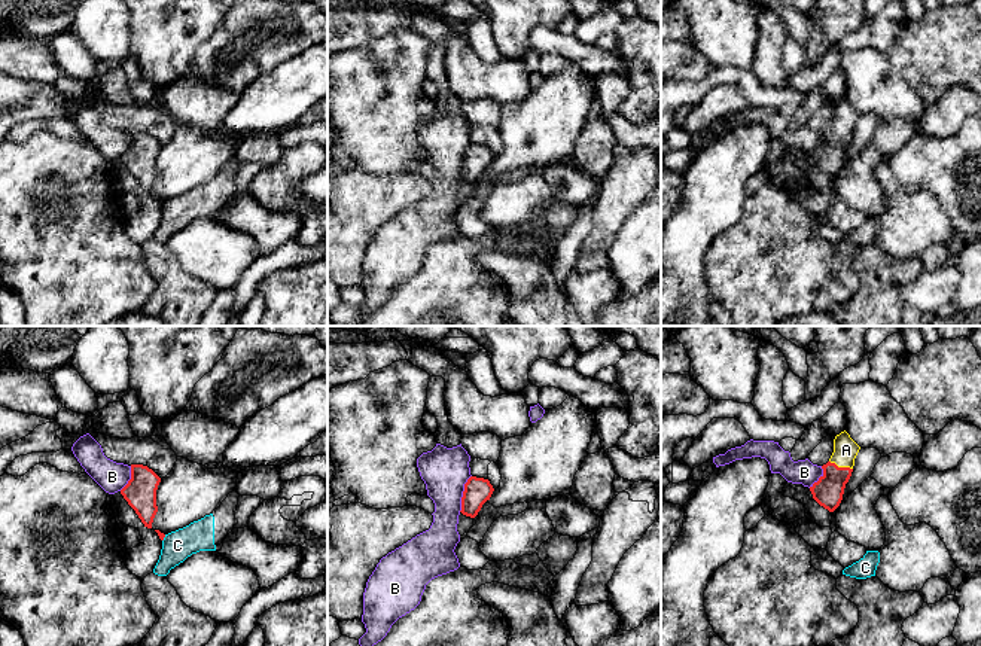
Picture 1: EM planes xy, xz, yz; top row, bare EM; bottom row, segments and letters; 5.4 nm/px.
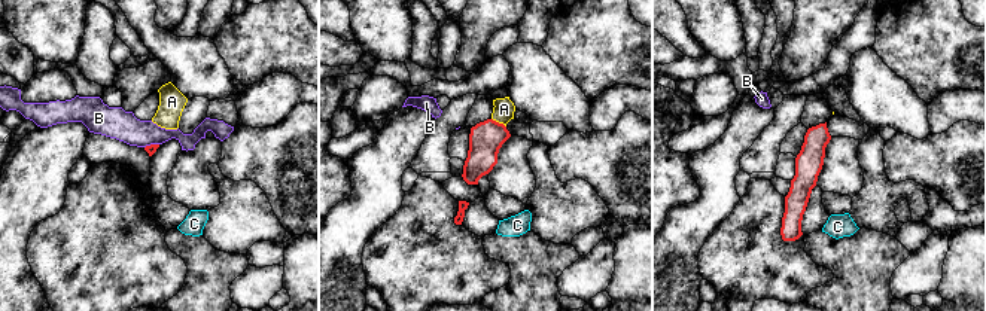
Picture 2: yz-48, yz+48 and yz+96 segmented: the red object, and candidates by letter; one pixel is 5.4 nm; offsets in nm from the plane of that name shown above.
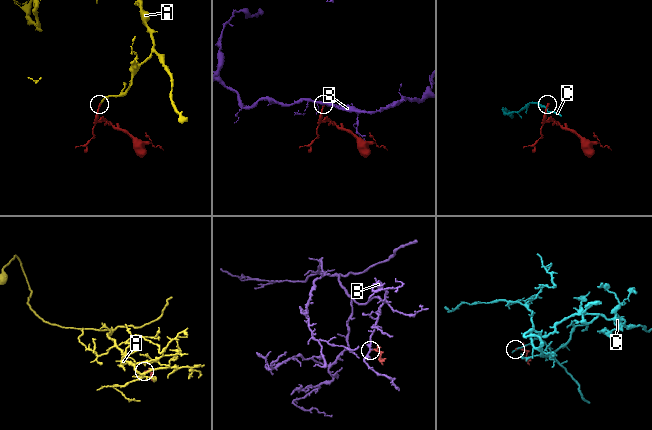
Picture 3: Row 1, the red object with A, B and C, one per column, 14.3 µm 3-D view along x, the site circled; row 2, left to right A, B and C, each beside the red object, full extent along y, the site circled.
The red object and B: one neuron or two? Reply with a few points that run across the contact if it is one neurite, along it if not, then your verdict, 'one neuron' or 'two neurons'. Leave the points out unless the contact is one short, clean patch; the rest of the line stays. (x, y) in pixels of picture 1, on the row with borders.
line xz (471, 475), (465, 484), (462, 508), (459, 511); two neurons

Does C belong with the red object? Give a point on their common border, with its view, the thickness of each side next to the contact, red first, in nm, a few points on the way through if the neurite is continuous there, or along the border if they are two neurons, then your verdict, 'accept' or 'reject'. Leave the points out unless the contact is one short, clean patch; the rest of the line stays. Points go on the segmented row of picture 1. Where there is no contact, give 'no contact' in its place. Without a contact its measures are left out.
meets red in xy at (164, 536); 30 nm thick on the red side, 160 nm on the other; border along xy (165, 535), (163, 541); reject

